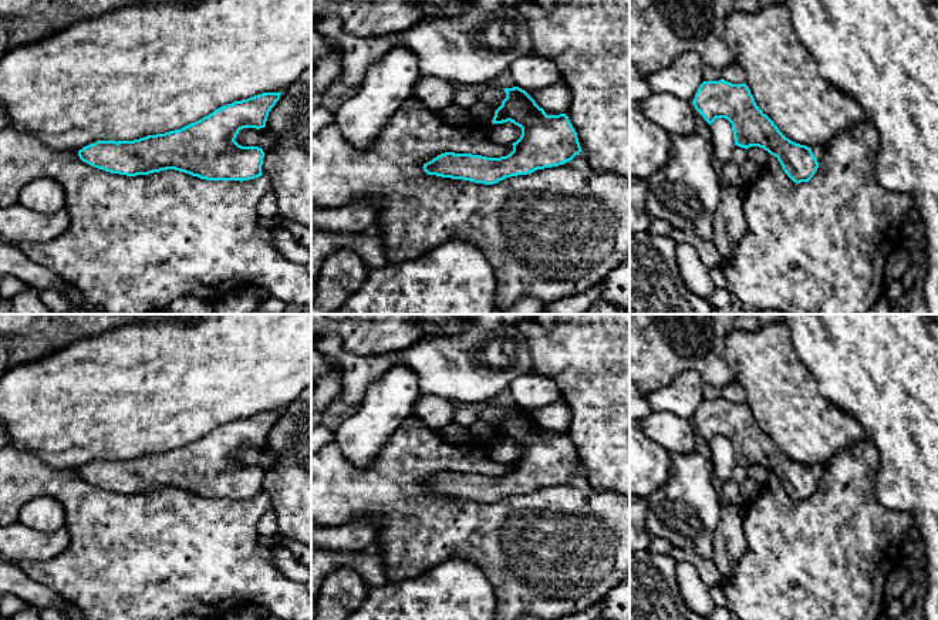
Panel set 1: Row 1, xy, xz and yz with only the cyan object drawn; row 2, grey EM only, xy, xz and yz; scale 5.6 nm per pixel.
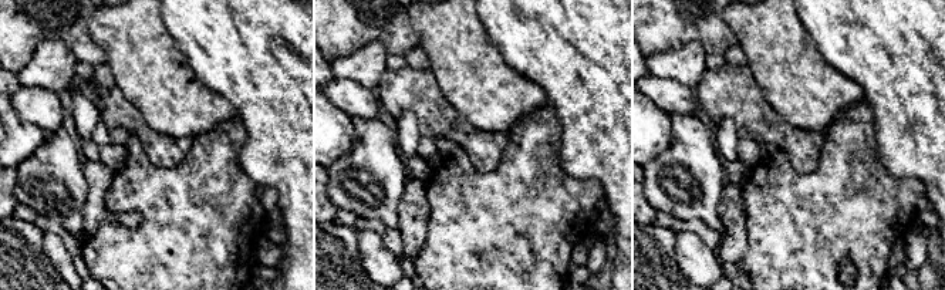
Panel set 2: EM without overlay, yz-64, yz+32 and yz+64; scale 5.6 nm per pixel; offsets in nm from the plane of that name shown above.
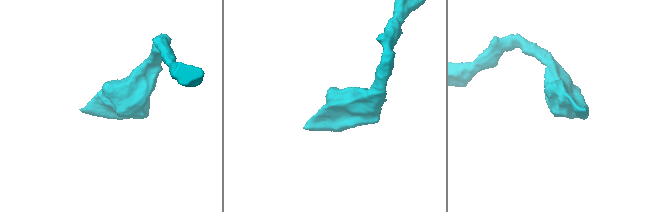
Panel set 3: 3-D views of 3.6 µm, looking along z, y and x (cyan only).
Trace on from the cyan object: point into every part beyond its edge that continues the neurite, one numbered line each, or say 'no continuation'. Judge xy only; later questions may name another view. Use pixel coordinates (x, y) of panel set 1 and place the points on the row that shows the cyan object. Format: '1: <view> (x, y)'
no continuation

